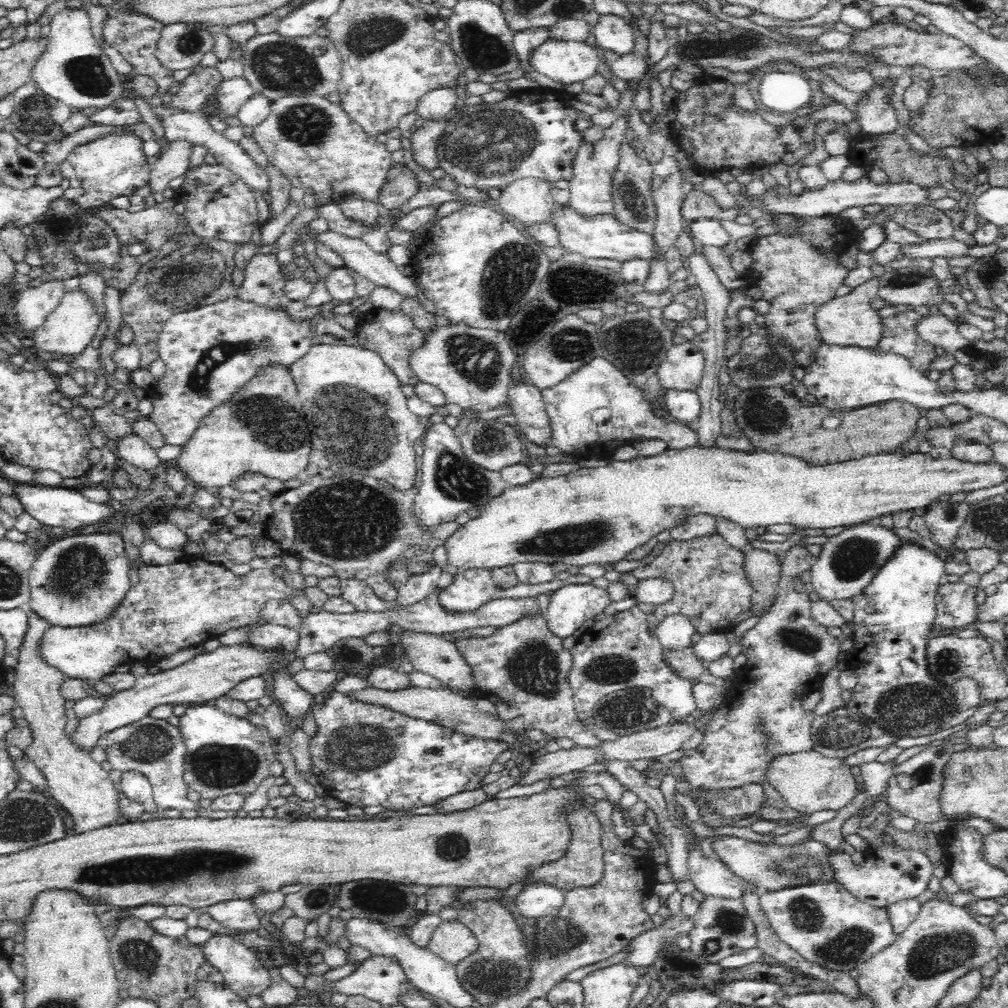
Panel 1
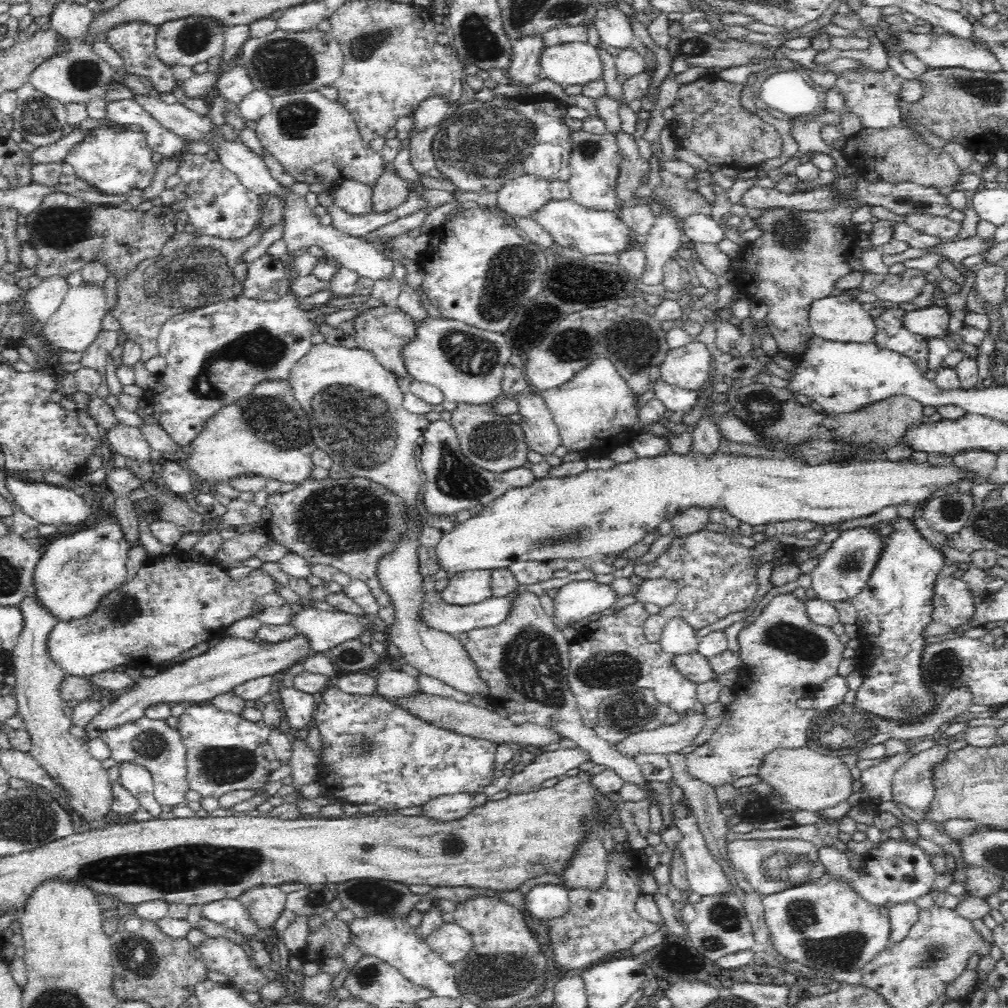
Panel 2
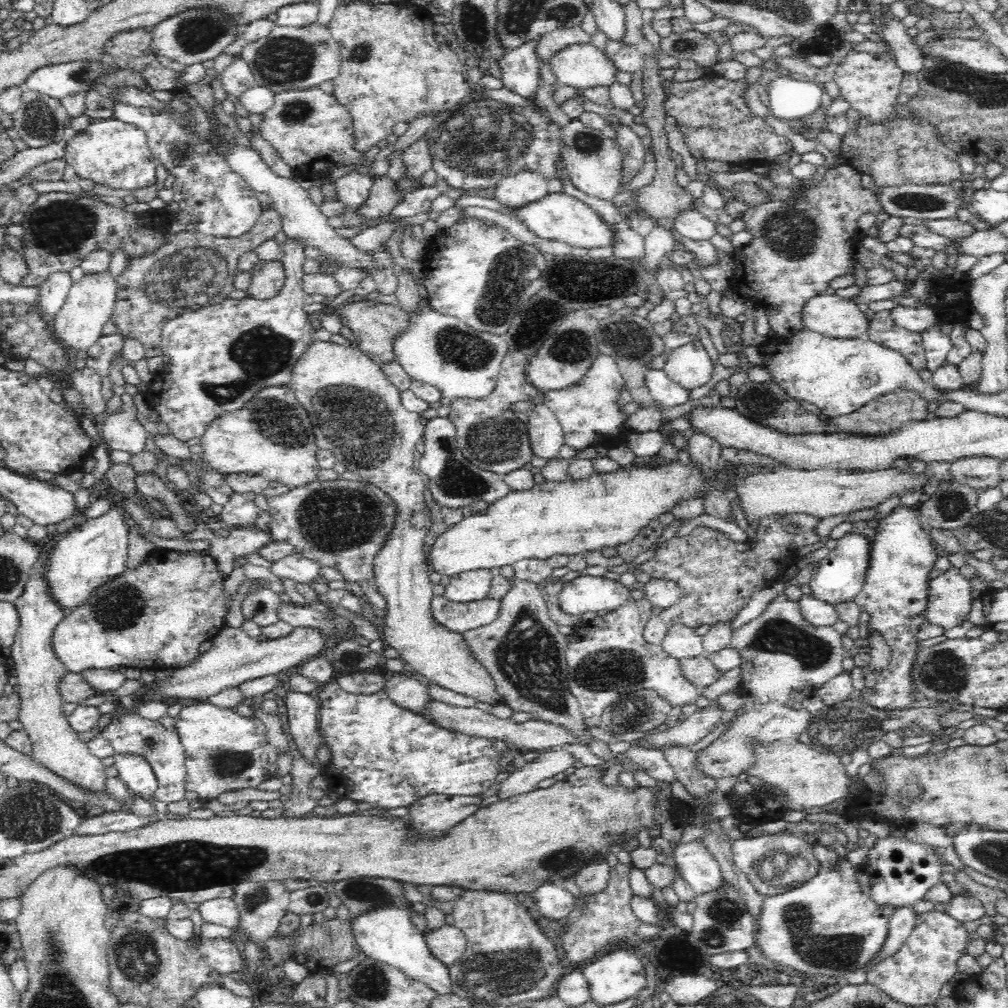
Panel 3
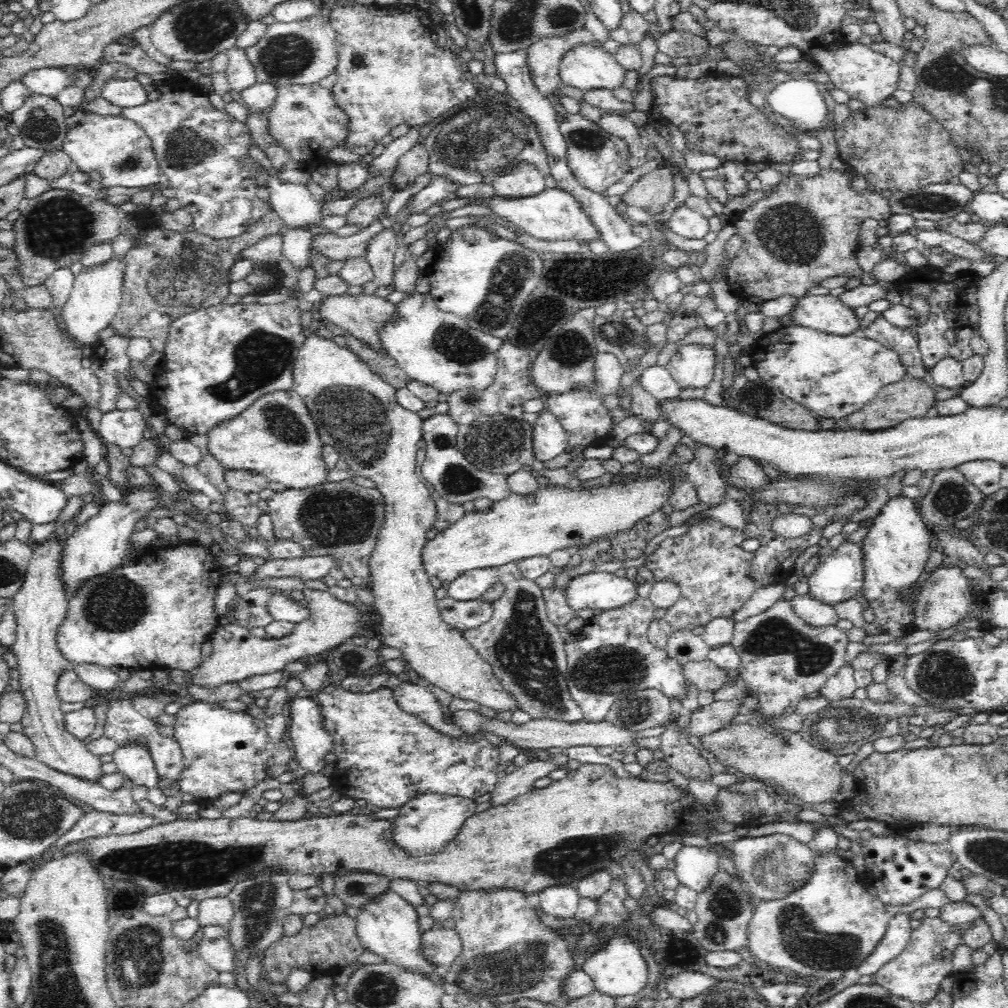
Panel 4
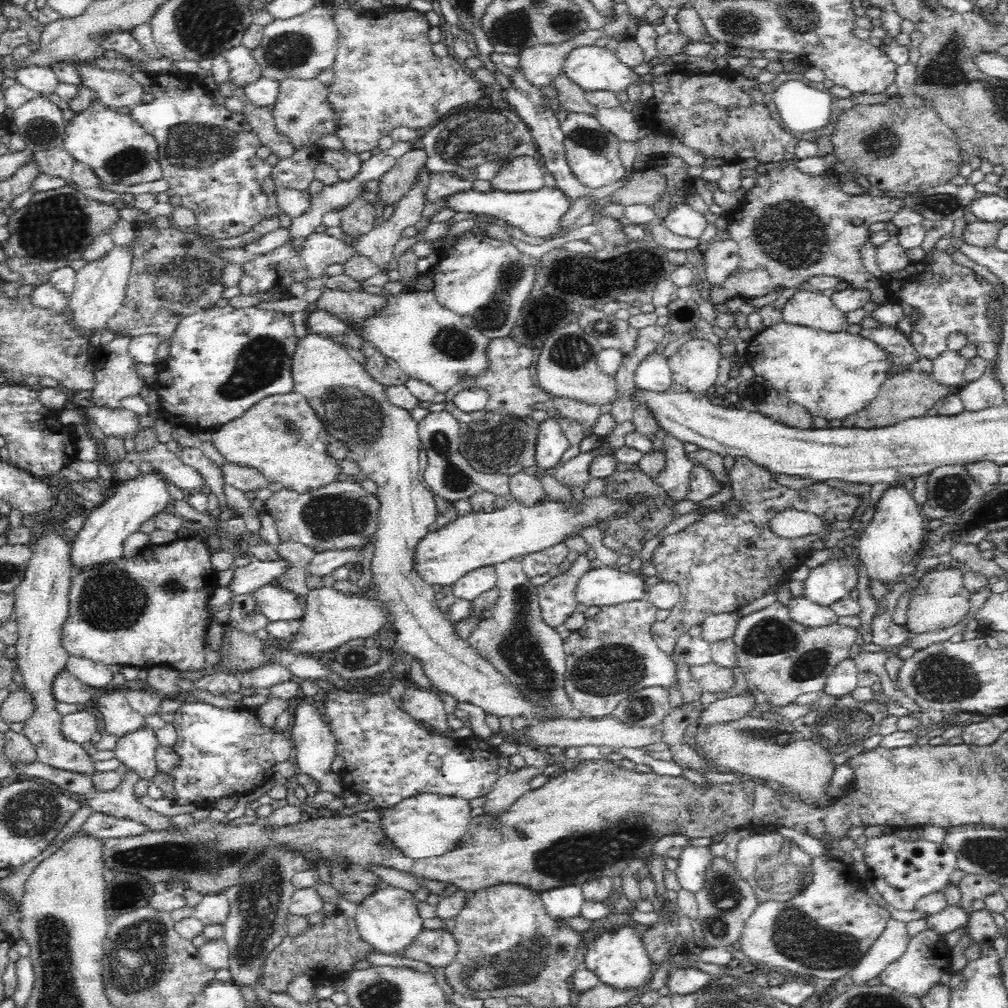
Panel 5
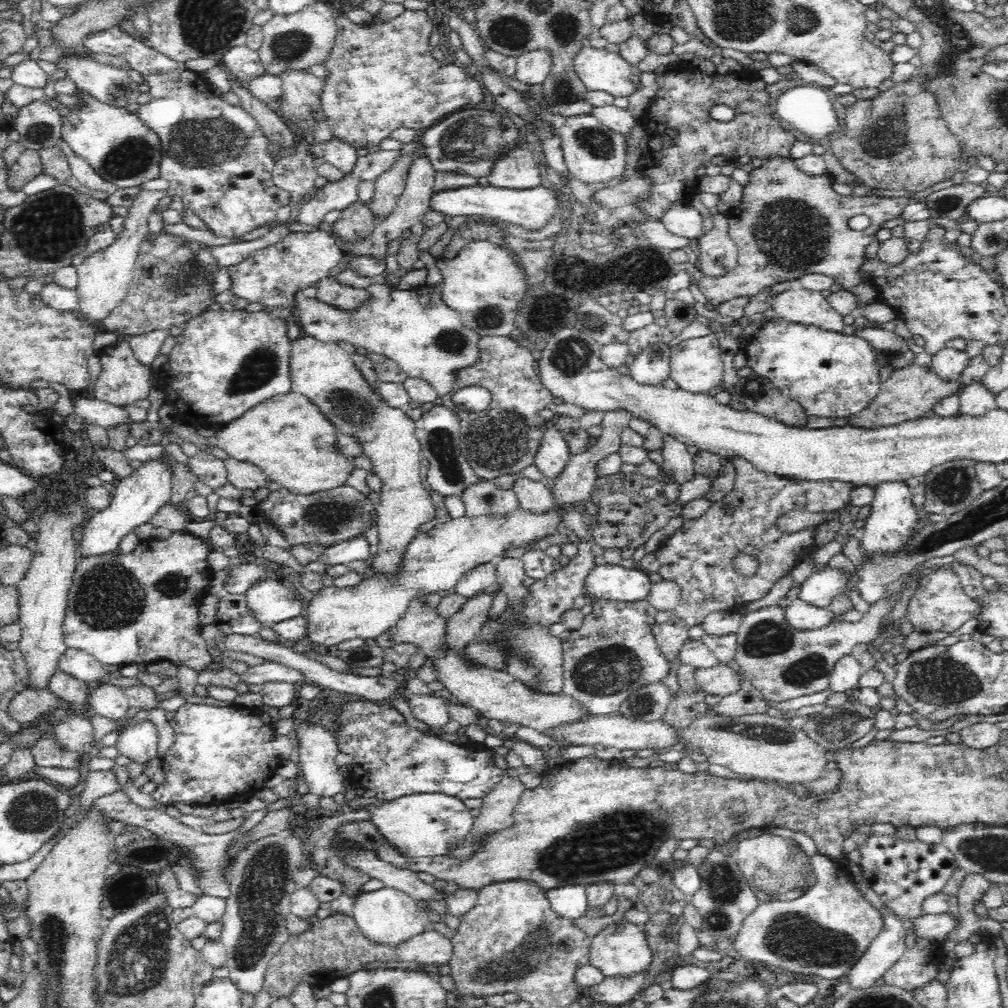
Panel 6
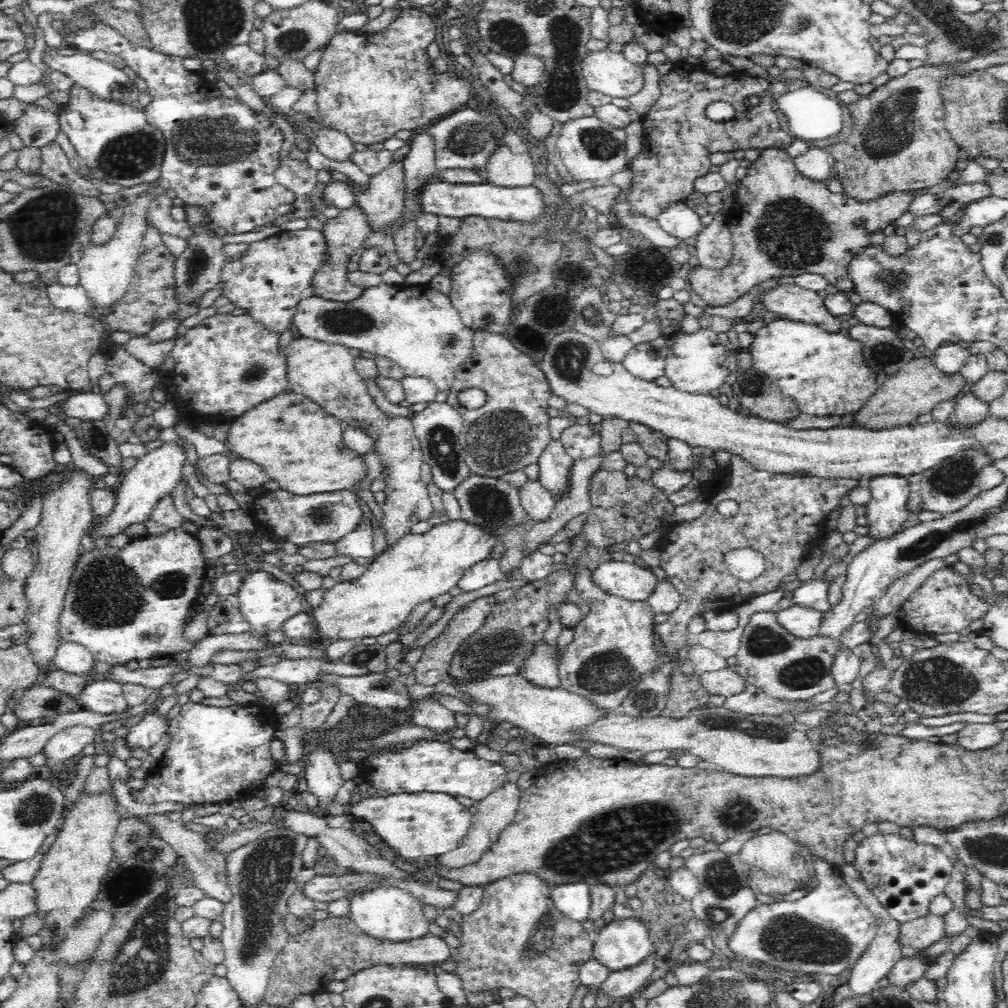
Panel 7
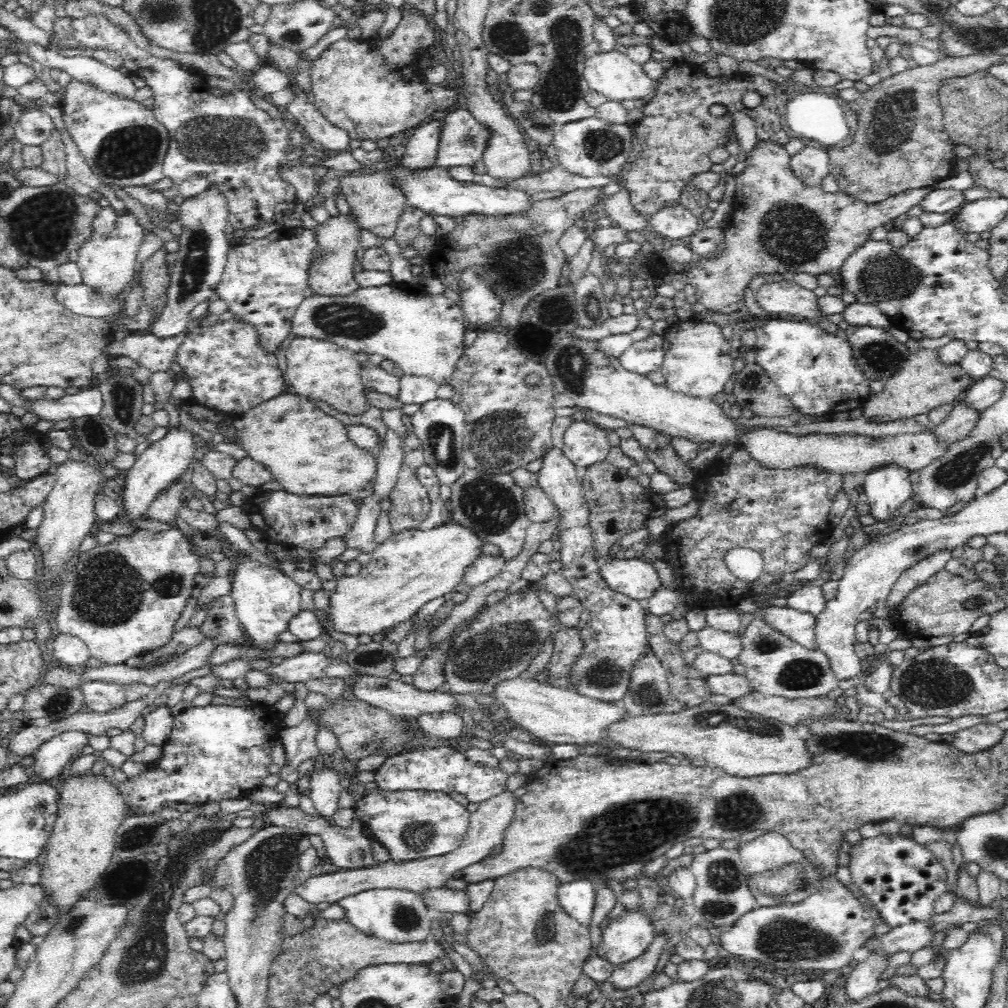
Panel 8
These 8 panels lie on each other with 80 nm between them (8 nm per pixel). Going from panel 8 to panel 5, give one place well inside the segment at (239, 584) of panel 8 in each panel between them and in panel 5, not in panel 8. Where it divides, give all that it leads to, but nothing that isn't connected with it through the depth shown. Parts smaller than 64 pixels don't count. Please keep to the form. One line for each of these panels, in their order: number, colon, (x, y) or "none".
5: (277, 604)
6: (272, 600)
7: (266, 602)

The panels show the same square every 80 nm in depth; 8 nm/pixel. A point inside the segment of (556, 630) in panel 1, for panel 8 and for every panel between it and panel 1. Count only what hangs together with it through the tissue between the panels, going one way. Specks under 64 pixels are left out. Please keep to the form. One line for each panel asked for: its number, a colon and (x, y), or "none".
2: (574, 602)
3: (583, 594)
4: (598, 590)
5: (605, 586)
6: (607, 582)
7: (633, 582)
8: (636, 578)

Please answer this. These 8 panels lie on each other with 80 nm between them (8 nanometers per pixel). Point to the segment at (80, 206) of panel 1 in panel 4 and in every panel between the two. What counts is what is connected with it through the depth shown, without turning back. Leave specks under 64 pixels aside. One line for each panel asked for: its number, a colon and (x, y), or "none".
2: (114, 161)
3: (116, 156)
4: (110, 149)

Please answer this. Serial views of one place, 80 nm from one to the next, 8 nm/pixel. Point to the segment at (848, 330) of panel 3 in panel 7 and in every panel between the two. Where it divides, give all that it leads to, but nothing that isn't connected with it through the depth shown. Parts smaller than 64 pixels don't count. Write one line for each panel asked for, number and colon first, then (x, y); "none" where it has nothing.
4: (827, 314)
5: (811, 309)
6: (805, 307)
7: (790, 302)

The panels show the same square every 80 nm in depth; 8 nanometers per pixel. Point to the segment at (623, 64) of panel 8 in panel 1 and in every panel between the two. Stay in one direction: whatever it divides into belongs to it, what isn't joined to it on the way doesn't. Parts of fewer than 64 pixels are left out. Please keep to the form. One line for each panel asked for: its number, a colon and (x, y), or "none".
1: (564, 61)
2: (571, 63)
3: (581, 65)
4: (584, 66)
5: (590, 67)
6: (597, 69)
7: (605, 71)

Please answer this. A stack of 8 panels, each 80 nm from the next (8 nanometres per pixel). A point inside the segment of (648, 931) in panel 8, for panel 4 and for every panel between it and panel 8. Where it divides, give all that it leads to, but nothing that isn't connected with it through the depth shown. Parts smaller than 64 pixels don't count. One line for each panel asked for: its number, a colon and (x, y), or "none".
4: (619, 969)
5: (618, 958)
6: (620, 950)
7: (622, 944)

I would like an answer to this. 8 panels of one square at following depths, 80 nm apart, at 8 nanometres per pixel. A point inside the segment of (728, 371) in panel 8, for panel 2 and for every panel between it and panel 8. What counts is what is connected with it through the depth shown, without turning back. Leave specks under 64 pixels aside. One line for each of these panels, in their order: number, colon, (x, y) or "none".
2: (687, 367)
3: (689, 366)
4: (693, 366)
5: (695, 365)
6: (696, 366)
7: (695, 365)

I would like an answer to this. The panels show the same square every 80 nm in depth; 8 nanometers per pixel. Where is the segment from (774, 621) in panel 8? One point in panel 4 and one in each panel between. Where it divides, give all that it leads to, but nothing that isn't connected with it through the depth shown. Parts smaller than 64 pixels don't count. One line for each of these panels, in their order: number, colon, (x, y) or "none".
4: (814, 612)
5: (809, 613)
6: (798, 613)
7: (802, 621)

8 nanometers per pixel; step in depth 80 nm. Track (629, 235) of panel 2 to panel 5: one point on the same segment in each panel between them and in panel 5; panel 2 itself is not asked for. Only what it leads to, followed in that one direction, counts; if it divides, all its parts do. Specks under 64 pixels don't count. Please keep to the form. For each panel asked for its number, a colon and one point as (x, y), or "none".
3: (562, 217)
4: (553, 215)
5: (539, 213)

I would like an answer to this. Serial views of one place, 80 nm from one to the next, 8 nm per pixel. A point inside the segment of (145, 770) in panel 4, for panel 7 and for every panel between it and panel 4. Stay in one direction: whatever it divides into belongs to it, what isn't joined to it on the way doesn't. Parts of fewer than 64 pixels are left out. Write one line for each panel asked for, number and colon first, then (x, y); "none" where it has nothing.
5: (136, 752)
6: (139, 743)
7: (150, 729)

